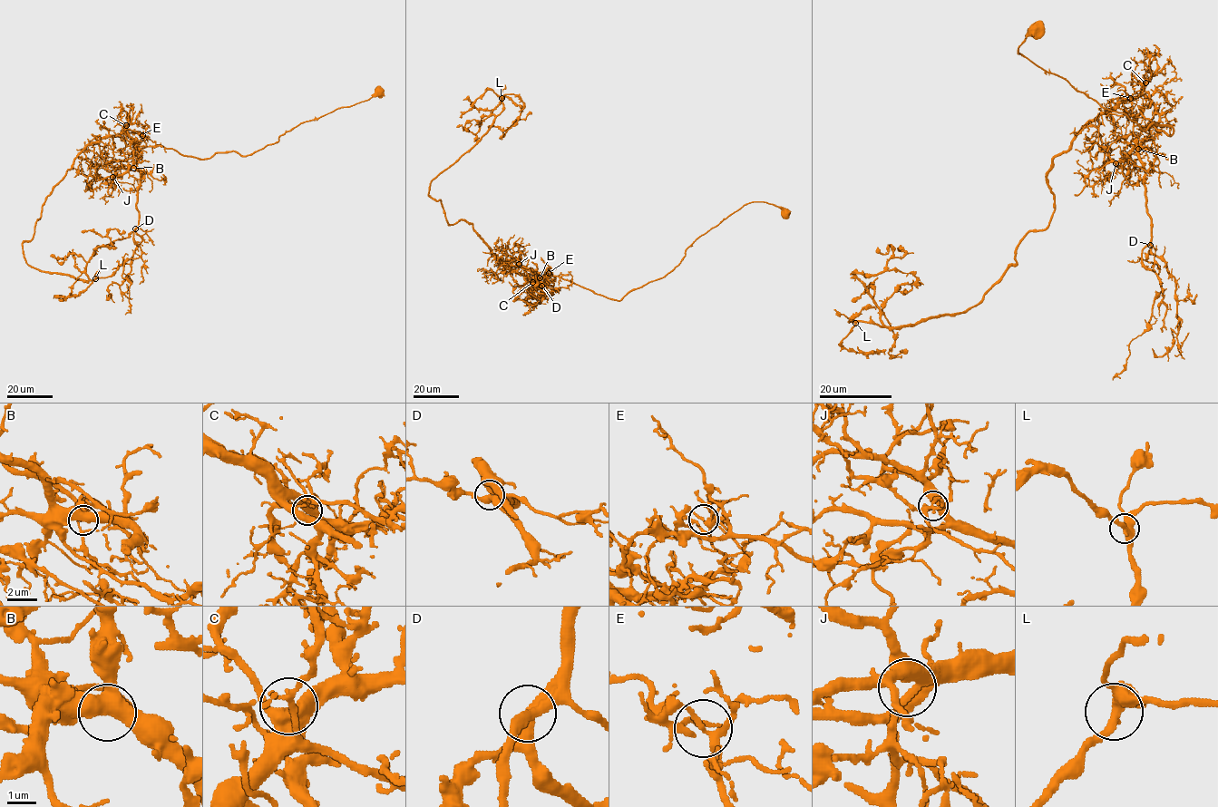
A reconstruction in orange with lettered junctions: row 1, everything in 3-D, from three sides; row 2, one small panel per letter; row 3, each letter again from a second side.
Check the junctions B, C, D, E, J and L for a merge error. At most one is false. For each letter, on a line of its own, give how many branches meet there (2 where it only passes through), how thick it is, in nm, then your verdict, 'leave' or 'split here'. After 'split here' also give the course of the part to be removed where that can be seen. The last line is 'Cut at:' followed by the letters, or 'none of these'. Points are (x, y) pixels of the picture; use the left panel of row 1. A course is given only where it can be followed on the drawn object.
B: 3 branches meet; 480 nm thick; leave
C: 3 branches meet; 480 nm thick; leave
D: 3 branches meet; 320 nm thick; leave
E: 3 branches meet; 220 nm thick; split here; foreign part runs (142, 135), (124, 129), (75, 158), (22, 244), (24, 259), (88, 280), (92, 252), (115, 247), (82, 232)
J: 3 branches meet; 280 nm thick; leave
L: 3 branches meet; 400 nm thick; leave
Cut at: E

